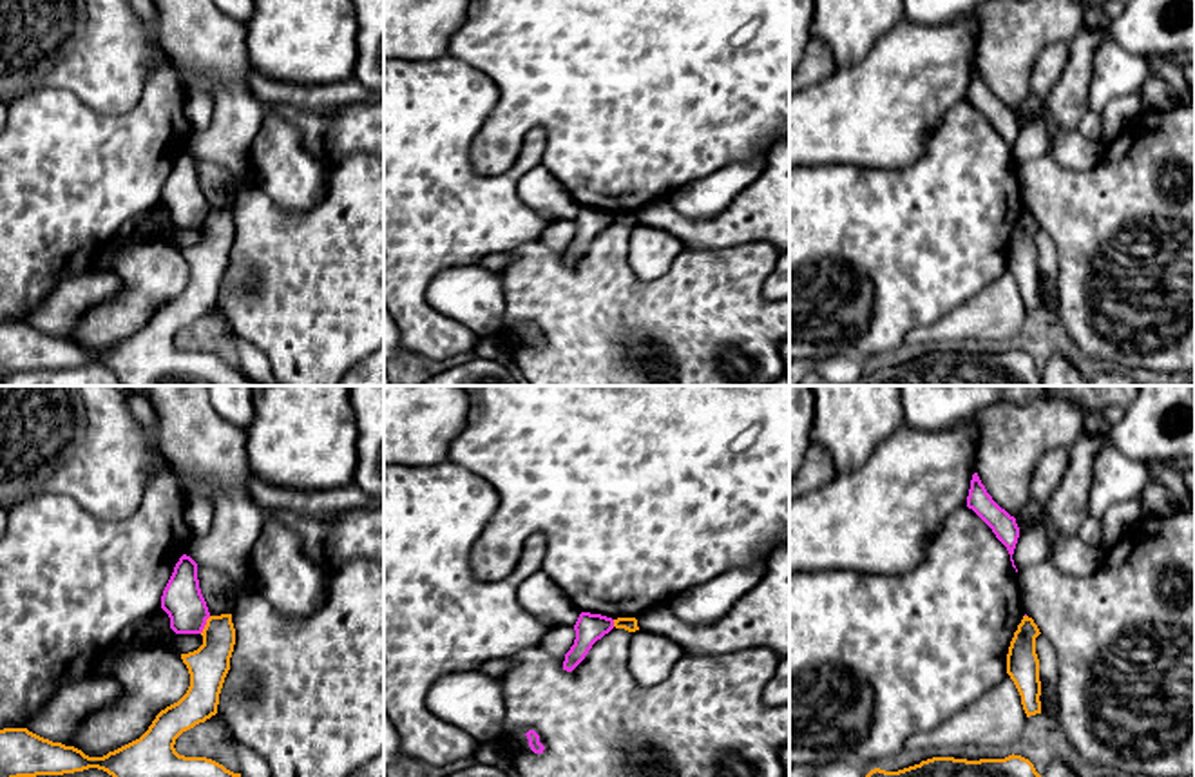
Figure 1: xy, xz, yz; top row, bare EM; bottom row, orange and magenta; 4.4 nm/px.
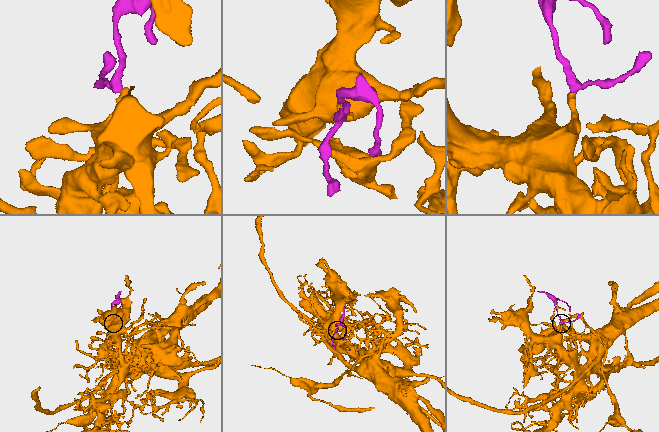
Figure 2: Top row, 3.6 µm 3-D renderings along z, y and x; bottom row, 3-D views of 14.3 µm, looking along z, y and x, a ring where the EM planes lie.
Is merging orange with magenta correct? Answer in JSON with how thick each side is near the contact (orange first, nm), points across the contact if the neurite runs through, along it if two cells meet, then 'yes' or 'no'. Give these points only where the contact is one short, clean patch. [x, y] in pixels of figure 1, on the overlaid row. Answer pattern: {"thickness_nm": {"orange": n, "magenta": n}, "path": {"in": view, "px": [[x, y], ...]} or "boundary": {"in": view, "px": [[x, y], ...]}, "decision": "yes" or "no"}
{"thickness_nm": {"orange": 180, "magenta": 180}, "boundary": {"in": "xy", "px": [[210, 616], [200, 633]]}, "decision": "no"}

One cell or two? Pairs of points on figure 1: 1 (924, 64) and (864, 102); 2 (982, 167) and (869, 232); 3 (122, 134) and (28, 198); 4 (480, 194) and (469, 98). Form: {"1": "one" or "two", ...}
{"1": "one", "2": "one", "3": "one", "4": "one"}

